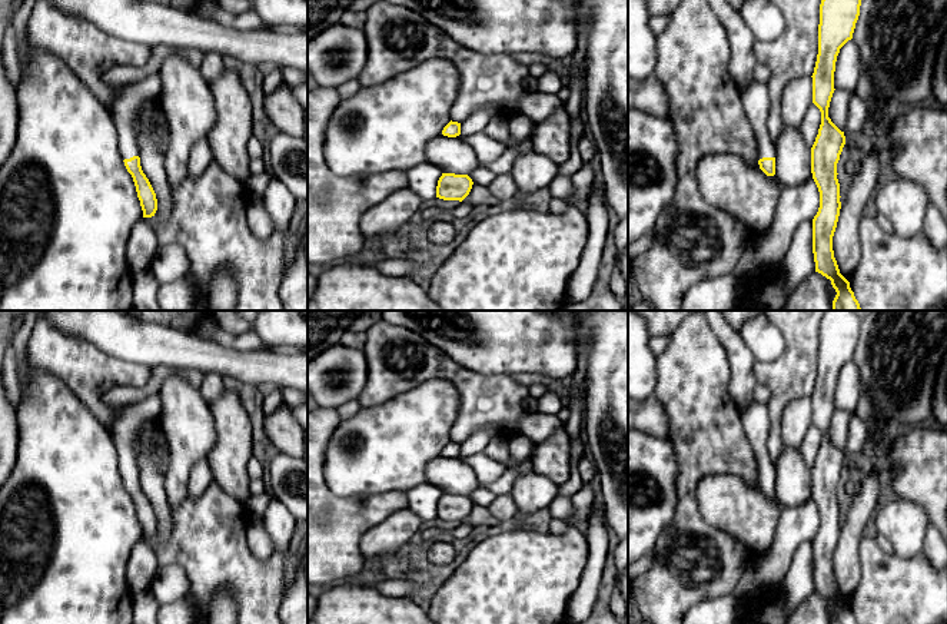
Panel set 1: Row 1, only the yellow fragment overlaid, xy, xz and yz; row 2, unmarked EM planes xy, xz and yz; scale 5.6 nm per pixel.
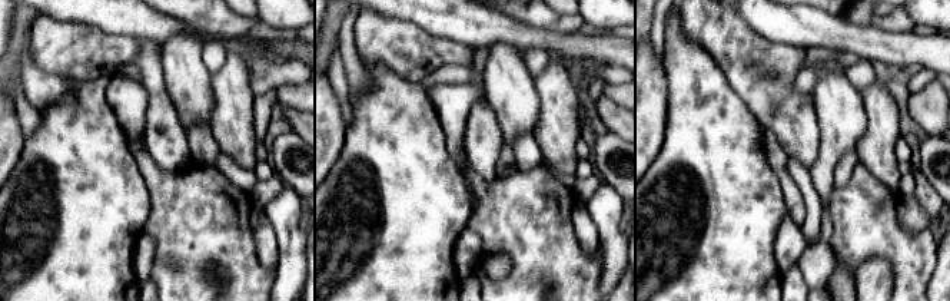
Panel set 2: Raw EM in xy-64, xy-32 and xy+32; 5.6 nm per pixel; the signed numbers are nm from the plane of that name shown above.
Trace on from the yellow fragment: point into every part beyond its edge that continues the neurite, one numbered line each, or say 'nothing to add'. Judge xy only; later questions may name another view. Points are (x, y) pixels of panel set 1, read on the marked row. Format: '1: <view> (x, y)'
1: xy (130, 96)

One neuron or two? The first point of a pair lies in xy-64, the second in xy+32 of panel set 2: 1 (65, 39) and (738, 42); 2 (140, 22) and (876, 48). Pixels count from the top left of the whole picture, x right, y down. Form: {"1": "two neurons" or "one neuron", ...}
{"1": "one neuron", "2": "one neuron"}

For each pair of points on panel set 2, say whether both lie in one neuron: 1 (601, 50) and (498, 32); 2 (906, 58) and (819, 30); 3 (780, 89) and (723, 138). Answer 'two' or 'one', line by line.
1: one
2: one
3: two

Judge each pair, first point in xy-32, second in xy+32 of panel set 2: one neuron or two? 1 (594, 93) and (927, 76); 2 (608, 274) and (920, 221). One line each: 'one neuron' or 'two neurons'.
1: one neuron
2: two neurons

